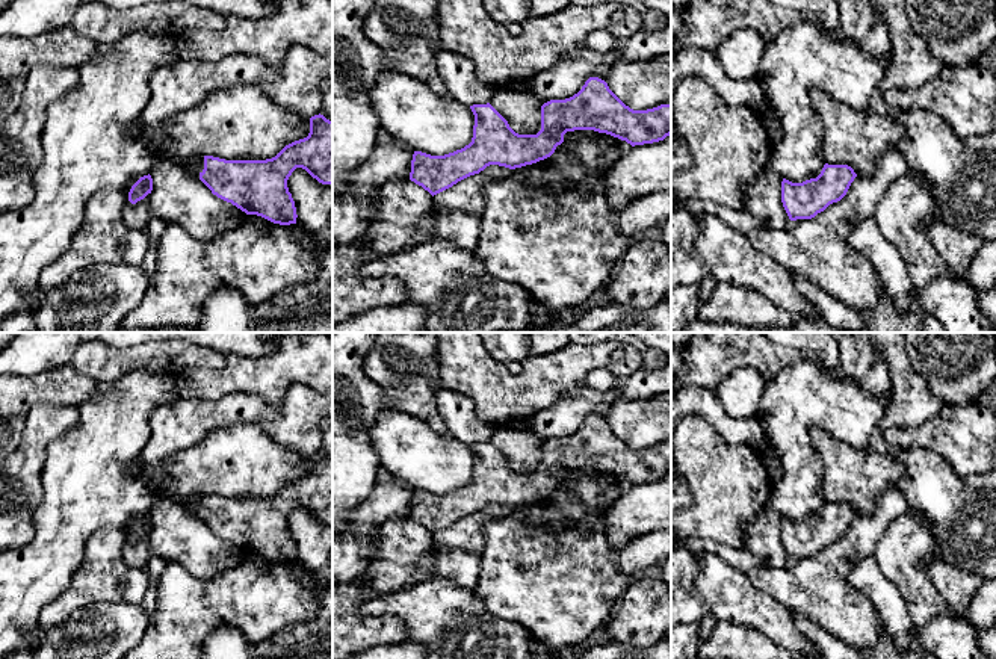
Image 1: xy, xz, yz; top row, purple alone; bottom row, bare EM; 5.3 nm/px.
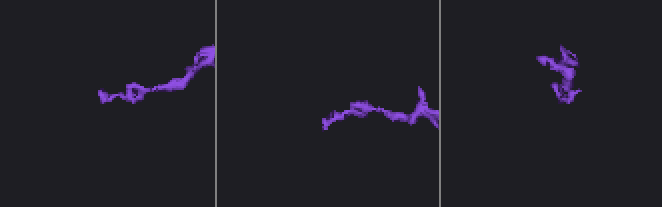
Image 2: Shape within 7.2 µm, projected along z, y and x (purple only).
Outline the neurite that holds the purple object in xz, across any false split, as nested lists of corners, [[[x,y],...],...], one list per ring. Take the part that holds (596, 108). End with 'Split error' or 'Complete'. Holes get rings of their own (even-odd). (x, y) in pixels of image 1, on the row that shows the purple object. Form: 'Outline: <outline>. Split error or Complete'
Outline: [[[589,77],[570,98],[544,103],[537,135],[515,133],[490,103],[470,109],[475,125],[469,145],[444,156],[413,154],[410,180],[432,196],[490,165],[515,169],[544,160],[564,142],[567,131],[594,130],[632,147],[659,142],[671,135],[671,104],[633,110],[599,77]]]. Complete

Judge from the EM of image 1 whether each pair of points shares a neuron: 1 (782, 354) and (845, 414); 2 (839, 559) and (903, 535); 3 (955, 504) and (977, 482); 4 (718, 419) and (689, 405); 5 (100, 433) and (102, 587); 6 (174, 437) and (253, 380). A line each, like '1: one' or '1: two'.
1: two
2: two
3: two
4: one
5: two
6: two

